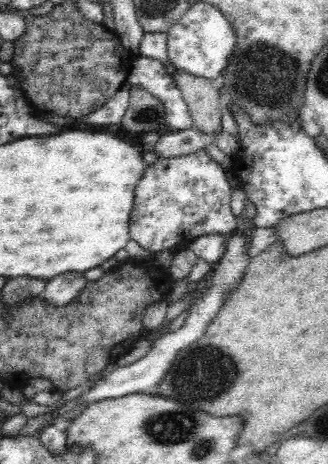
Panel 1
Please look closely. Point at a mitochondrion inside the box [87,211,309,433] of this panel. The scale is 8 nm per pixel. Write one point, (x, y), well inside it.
(209, 373)

